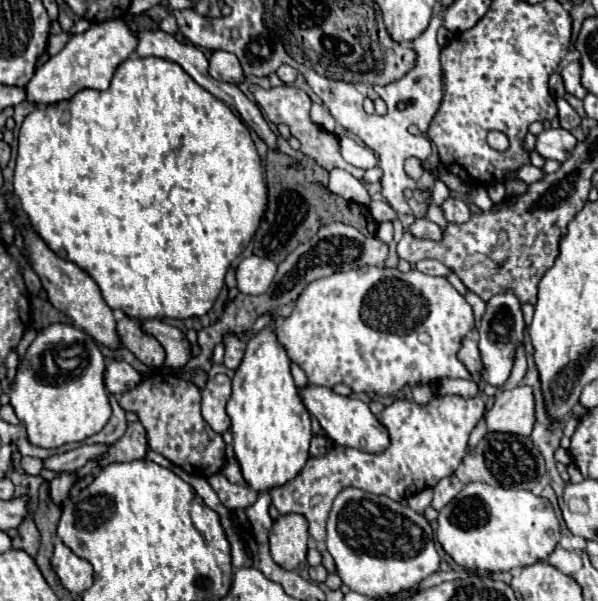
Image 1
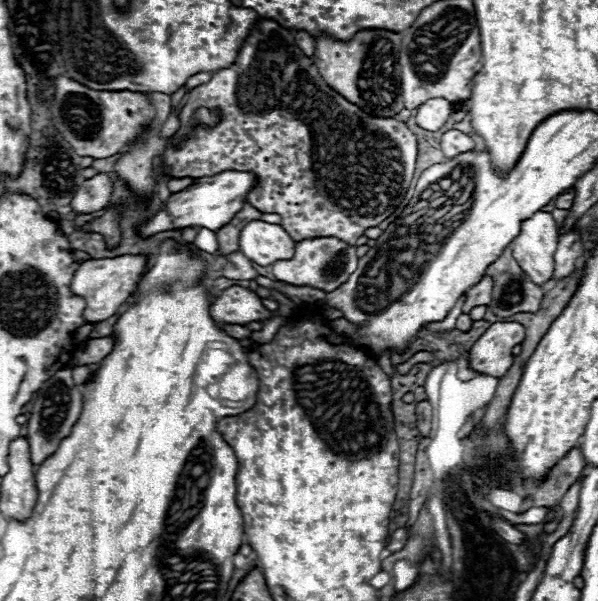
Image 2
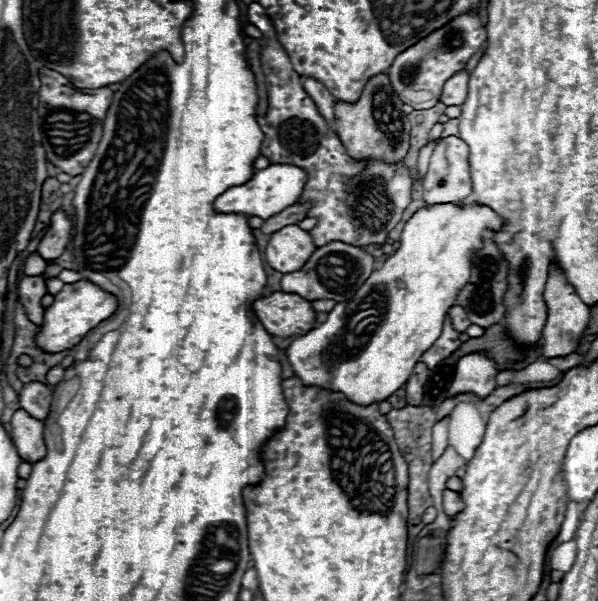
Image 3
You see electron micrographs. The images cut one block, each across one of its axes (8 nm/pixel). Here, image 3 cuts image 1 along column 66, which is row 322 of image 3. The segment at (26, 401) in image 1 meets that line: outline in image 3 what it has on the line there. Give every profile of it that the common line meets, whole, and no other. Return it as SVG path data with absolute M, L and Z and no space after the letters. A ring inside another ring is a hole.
M440 204L418 210L404 226L400 250L392 254L380 270L370 274L354 298L348 302L338 302L328 312L328 320L322 326L310 330L306 336L300 336L290 344L286 354L294 374L304 386L342 392L350 402L360 406L370 406L372 402L382 402L392 396L402 388L402 384L408 382L420 356L440 338L448 308L456 304L458 290L468 284L472 252L482 246L484 230L492 230L494 226L496 214L488 206L456 208L454 204Z

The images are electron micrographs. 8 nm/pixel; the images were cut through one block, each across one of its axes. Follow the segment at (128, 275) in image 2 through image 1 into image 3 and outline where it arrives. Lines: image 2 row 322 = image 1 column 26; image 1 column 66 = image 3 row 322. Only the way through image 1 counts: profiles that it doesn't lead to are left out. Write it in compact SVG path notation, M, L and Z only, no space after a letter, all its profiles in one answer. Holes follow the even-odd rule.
M78 280L74 284L64 284L64 288L54 296L52 306L46 308L44 324L40 326L38 334L34 336L34 342L44 352L62 352L72 346L76 346L94 326L98 326L102 320L110 318L116 312L116 298L92 282Z

